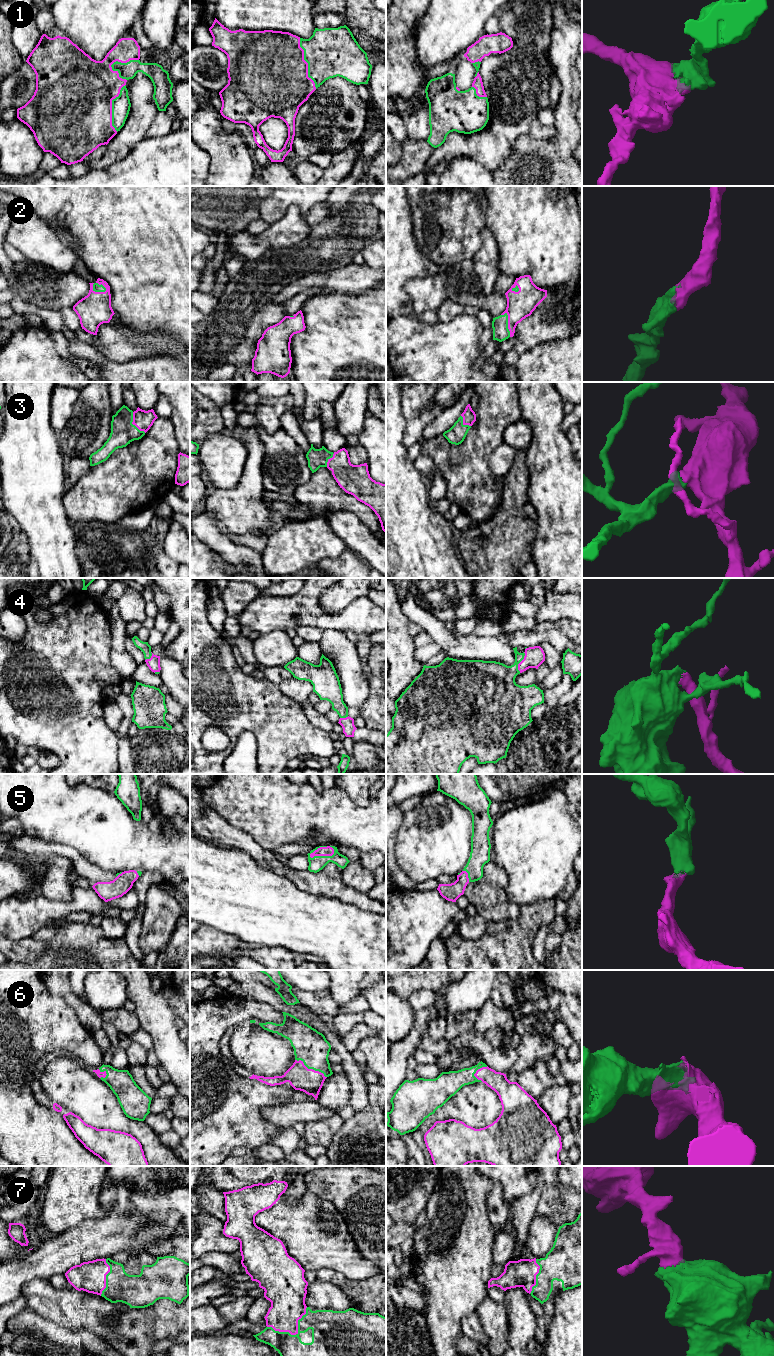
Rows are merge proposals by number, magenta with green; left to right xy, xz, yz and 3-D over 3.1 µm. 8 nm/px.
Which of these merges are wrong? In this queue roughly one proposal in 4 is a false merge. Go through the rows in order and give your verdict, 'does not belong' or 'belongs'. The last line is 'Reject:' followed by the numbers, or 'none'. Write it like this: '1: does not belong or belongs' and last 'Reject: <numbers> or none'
1: belongs
2: belongs
3: belongs
4: belongs
5: belongs
6: belongs
7: belongs
Reject: none

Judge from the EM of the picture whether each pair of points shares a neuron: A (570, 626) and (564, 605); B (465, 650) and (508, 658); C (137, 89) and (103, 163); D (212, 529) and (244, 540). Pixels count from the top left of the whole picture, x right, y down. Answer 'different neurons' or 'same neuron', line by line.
A: different neurons
B: same neuron
C: same neuron
D: different neurons

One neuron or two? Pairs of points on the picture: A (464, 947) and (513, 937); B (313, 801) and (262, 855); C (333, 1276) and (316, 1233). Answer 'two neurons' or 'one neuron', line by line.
A: one neuron
B: two neurons
C: two neurons

